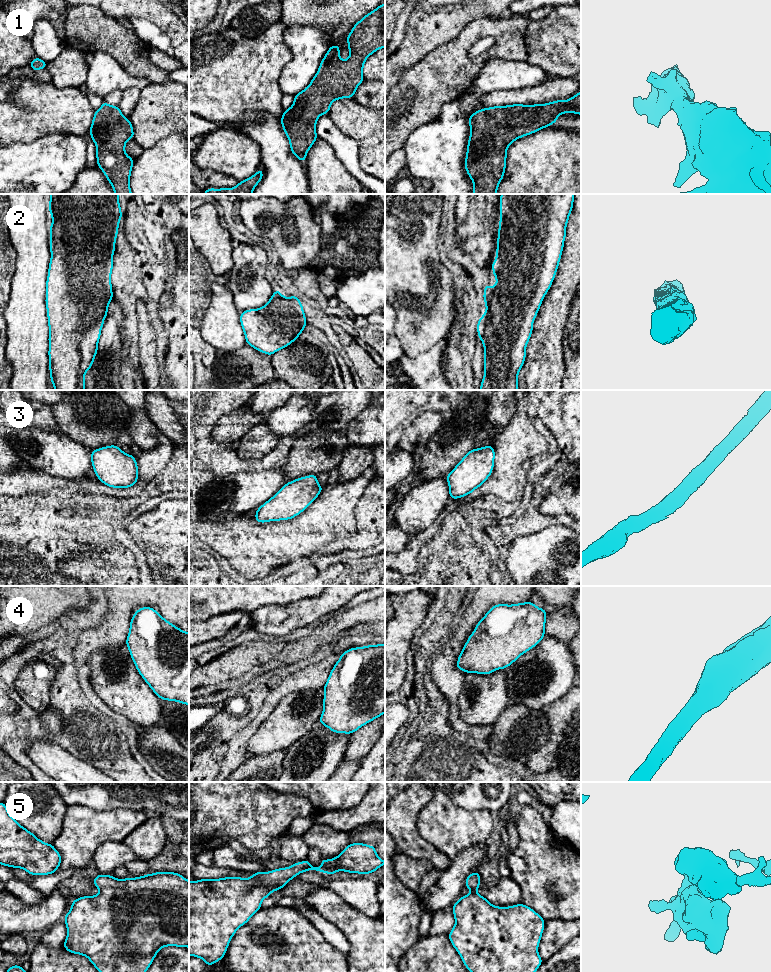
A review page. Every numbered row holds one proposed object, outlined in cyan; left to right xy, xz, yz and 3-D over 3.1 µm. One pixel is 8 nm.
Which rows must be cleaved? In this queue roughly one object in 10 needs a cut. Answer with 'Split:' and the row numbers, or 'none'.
Split: none

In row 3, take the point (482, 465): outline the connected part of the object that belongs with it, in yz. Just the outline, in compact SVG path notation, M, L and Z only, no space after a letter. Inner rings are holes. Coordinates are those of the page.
M492 445L470 450L445 477L449 497L459 499L479 488L492 474L495 451Z

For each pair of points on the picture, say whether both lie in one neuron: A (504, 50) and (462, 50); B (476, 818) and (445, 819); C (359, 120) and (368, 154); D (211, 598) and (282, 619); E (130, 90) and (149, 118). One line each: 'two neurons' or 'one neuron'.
A: one neuron
B: one neuron
C: one neuron
D: two neurons
E: two neurons

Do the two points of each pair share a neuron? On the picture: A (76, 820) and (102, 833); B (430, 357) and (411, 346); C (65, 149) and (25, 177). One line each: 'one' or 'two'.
A: one
B: two
C: one

